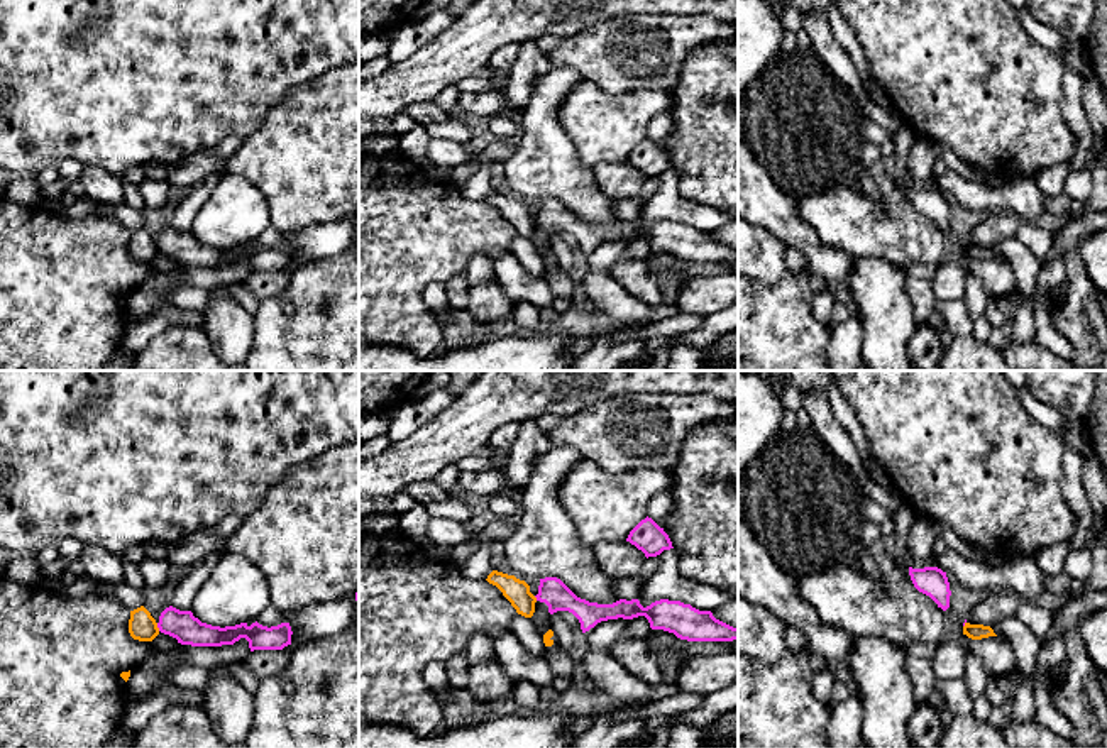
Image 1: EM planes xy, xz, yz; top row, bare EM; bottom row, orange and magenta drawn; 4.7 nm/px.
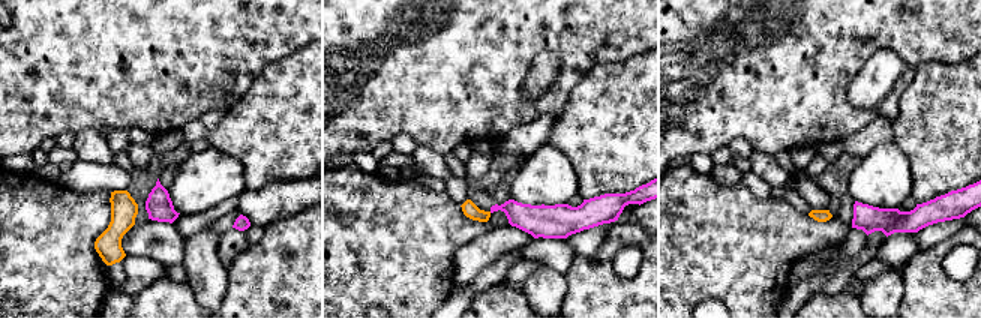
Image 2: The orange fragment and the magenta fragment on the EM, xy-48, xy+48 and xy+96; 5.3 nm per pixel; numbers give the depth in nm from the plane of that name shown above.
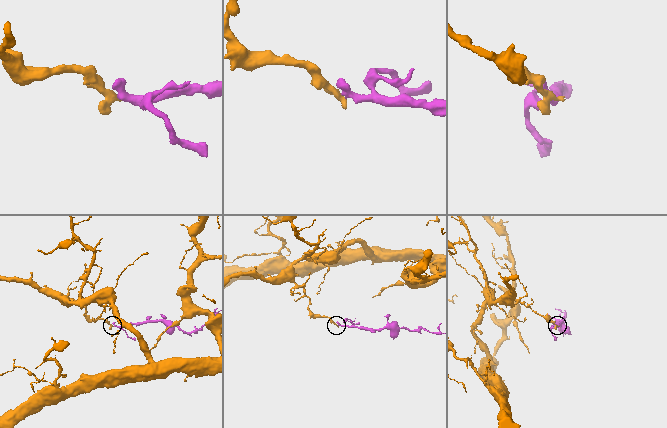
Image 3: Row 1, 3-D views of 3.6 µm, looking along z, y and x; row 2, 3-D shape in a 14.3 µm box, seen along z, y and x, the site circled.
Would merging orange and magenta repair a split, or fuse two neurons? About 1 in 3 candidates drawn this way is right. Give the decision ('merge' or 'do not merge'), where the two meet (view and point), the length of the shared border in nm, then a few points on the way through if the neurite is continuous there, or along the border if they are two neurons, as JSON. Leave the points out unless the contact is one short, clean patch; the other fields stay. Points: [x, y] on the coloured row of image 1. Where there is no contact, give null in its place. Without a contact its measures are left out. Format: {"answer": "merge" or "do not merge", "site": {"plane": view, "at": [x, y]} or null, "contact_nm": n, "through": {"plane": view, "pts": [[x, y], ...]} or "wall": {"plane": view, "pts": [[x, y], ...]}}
{"answer": "do not merge", "site": {"plane": "xy", "at": [156, 626]}, "contact_nm": 40, "wall": {"plane": "xy", "pts": [[156, 623], [159, 630]]}}

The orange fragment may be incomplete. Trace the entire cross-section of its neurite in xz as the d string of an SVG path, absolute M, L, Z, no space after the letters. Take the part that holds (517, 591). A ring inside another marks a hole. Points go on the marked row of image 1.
M493 570L486 580L503 592L518 614L533 616L537 597L530 592L530 586L525 580L498 570Z

